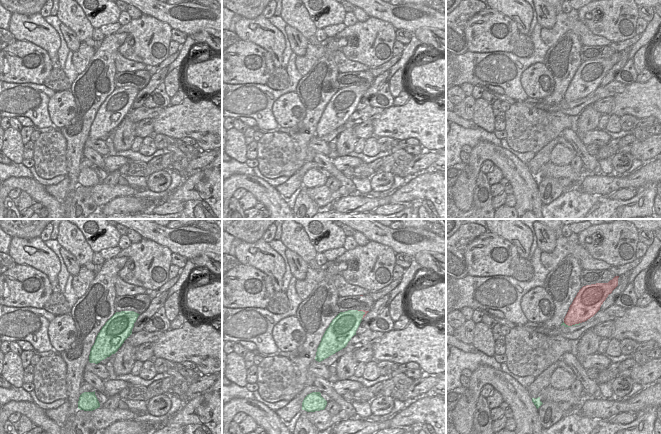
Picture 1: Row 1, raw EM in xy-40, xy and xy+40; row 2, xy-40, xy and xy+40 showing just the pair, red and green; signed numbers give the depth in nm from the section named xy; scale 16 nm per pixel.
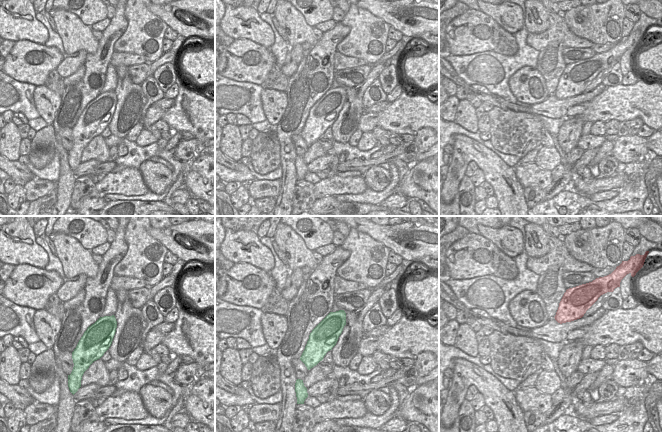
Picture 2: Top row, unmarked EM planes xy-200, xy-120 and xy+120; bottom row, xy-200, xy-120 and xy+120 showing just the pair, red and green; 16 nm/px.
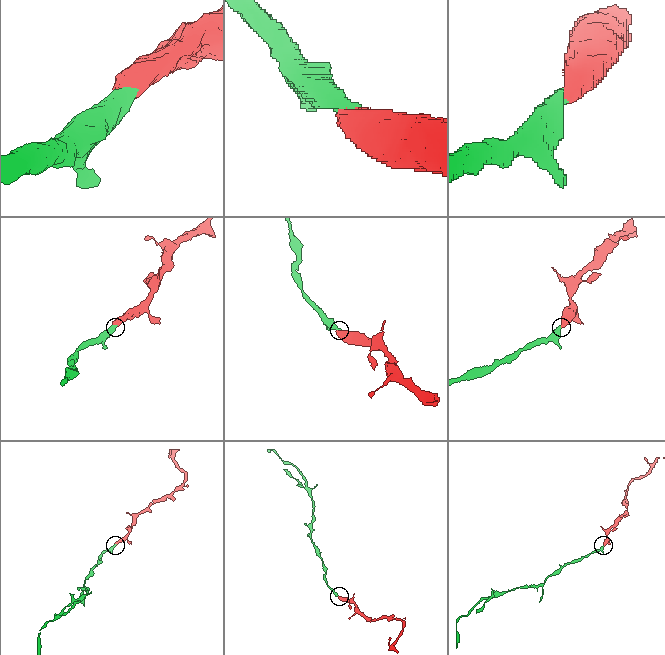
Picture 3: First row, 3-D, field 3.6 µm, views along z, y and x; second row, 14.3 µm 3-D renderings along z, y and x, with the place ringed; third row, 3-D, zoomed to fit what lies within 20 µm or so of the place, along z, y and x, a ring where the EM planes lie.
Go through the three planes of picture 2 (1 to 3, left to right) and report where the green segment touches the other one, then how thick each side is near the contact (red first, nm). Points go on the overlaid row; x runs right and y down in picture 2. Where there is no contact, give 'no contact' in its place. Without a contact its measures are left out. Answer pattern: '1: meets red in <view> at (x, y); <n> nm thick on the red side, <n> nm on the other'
1: no contact
2: no contact
3: no contact

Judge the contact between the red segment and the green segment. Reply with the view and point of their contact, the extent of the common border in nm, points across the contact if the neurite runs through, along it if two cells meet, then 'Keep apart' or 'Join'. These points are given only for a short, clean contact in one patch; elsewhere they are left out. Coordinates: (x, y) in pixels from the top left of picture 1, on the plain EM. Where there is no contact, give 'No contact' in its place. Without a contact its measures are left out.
Touches red at xy+40 (571, 101). Shared border 280 nm. Path across: xy+40 (578, 88), (571, 95), (571, 101), (563, 99). Join.

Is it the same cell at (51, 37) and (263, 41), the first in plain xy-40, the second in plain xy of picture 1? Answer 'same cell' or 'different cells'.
different cells

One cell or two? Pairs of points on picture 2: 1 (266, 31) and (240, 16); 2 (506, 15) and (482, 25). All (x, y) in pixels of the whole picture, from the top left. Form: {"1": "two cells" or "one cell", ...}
{"1": "one cell", "2": "one cell"}

